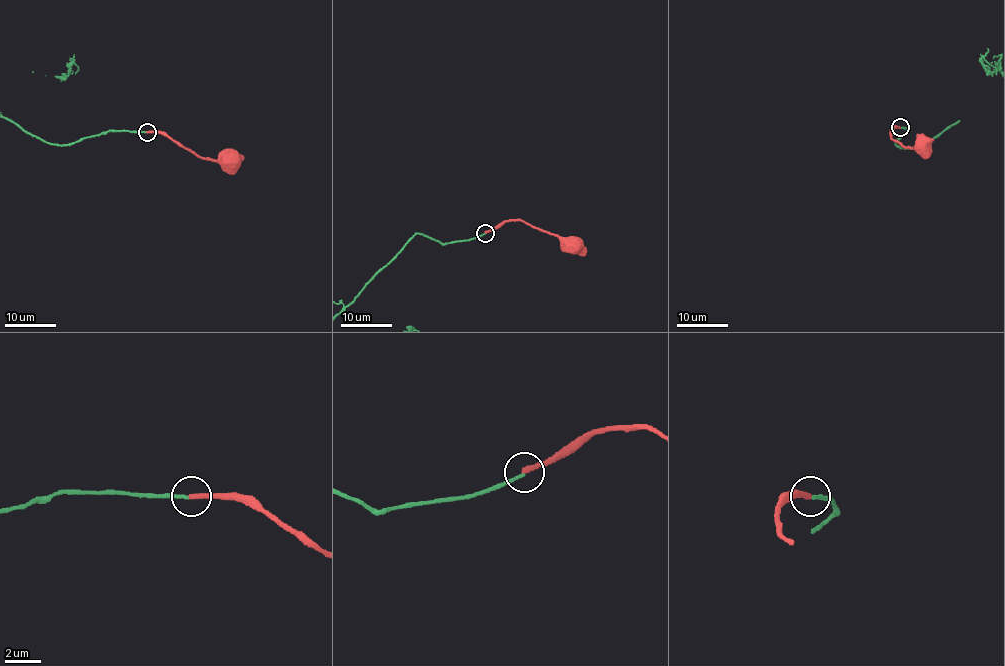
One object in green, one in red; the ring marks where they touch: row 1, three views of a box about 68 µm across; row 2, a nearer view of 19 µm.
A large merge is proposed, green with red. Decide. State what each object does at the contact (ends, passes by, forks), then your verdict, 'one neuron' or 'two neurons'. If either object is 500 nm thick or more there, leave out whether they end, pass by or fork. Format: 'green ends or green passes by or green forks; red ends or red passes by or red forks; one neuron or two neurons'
green ends; red ends; two neurons

